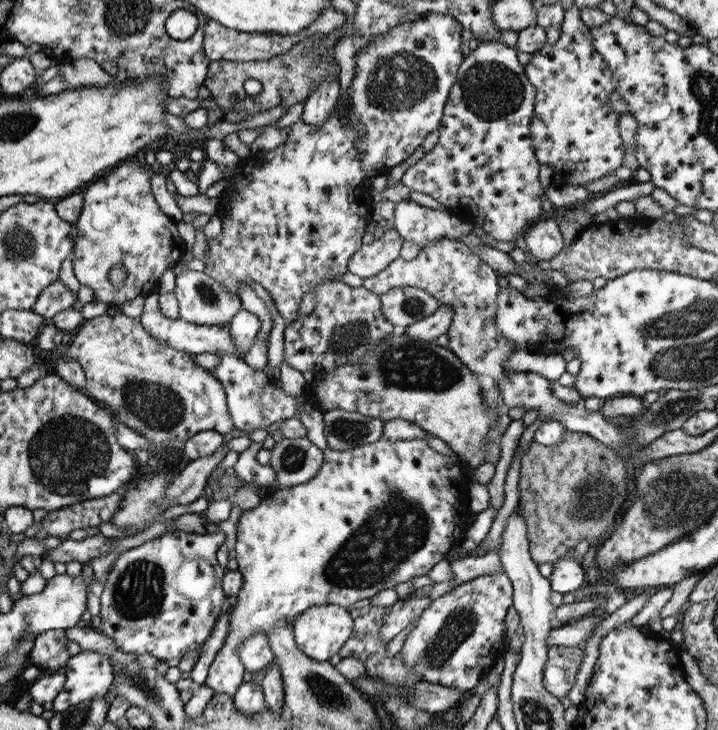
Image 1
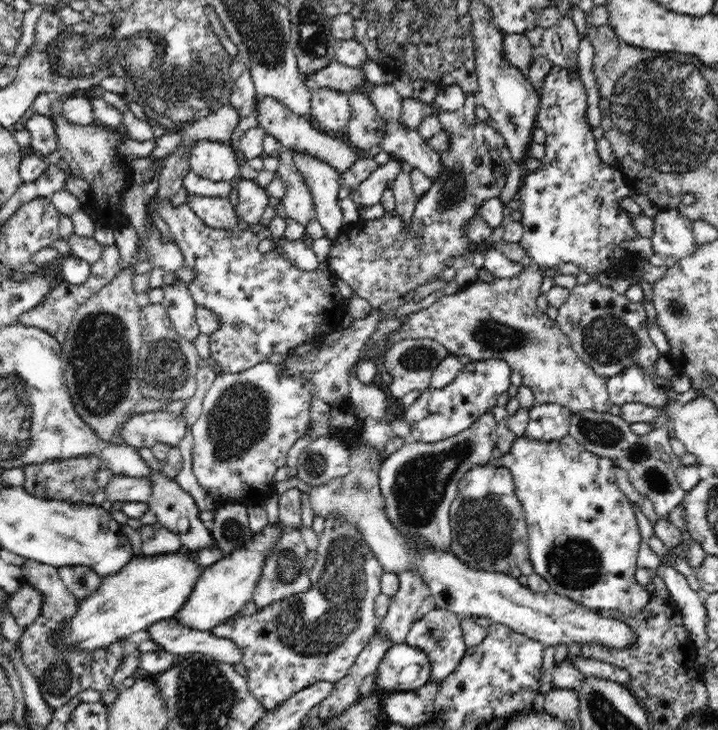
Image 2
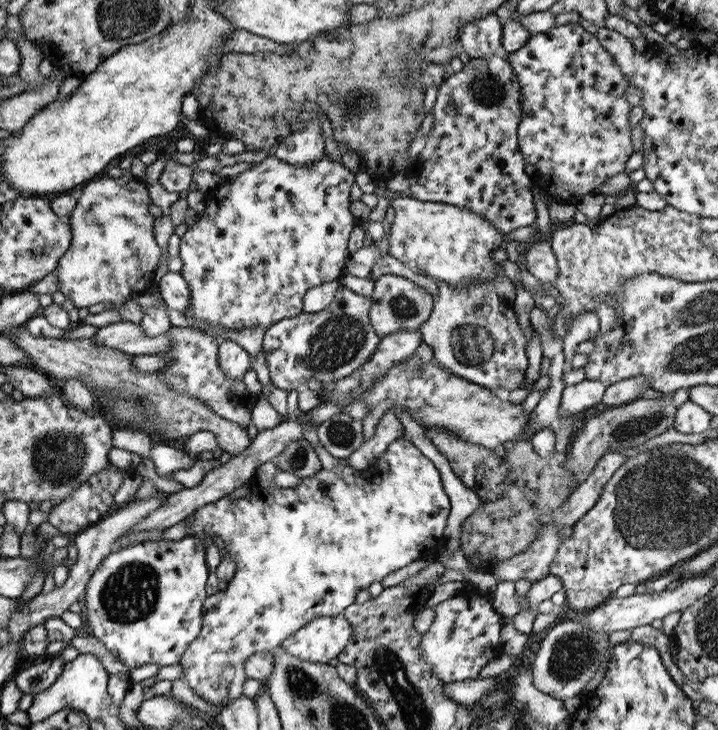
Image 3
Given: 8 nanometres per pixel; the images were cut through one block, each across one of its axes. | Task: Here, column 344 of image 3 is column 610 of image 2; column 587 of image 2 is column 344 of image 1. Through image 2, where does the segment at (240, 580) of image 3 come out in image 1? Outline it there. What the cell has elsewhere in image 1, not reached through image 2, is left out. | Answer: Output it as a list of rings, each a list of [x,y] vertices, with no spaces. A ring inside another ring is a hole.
[[[379,438],[377,442],[373,444],[365,444],[361,448],[349,448],[347,452],[337,452],[333,450],[329,444],[323,452],[323,464],[321,464],[321,470],[307,482],[307,484],[301,484],[299,488],[283,488],[275,494],[269,494],[269,498],[261,500],[261,504],[249,512],[245,512],[241,518],[239,518],[239,524],[237,524],[237,542],[235,542],[235,550],[233,550],[233,556],[237,558],[237,570],[243,574],[243,586],[235,598],[235,608],[233,612],[229,614],[231,618],[231,630],[229,630],[229,636],[225,640],[225,644],[221,646],[221,650],[217,652],[215,660],[211,662],[209,666],[209,672],[207,672],[207,678],[203,682],[203,686],[211,688],[215,694],[231,694],[235,696],[237,688],[243,684],[239,680],[239,676],[245,672],[243,670],[243,664],[239,662],[237,658],[237,646],[251,634],[255,632],[269,632],[275,630],[281,622],[291,622],[305,610],[309,610],[311,606],[321,606],[321,604],[337,604],[337,606],[343,606],[343,608],[351,608],[353,602],[357,600],[371,600],[375,594],[379,594],[381,590],[387,590],[387,588],[393,588],[397,584],[403,584],[407,580],[413,580],[415,576],[425,576],[437,562],[445,560],[447,554],[451,552],[451,548],[457,544],[457,540],[461,540],[461,536],[465,534],[465,530],[469,528],[469,516],[473,514],[471,508],[469,508],[469,486],[473,480],[467,478],[467,466],[463,462],[459,462],[457,458],[453,456],[443,456],[435,450],[431,450],[423,438],[413,438],[413,440],[393,440],[393,438]]]

